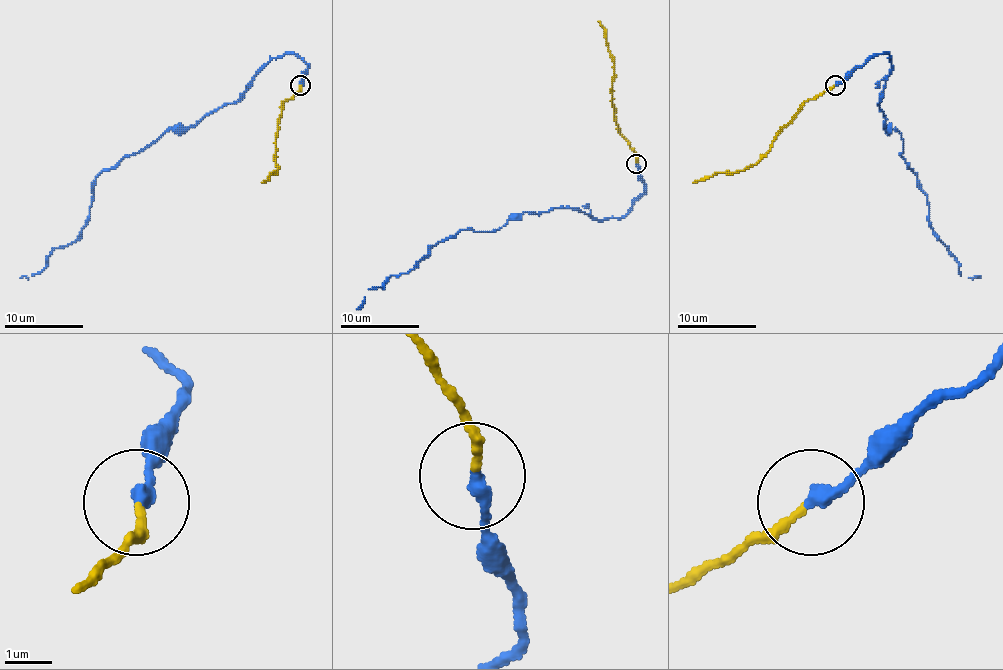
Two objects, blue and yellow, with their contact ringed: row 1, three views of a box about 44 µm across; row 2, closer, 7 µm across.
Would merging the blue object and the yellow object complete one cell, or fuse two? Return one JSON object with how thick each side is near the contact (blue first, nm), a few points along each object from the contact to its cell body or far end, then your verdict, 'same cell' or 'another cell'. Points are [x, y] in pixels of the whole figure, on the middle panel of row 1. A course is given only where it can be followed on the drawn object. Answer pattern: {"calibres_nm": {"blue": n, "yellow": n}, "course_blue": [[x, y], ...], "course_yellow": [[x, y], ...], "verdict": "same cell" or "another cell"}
{"calibres_nm": {"blue": 300, "yellow": 180}, "course_blue": [[636, 164], [644, 192], [624, 216], [525, 212], [491, 231], [459, 229], [406, 273], [368, 289], [356, 309]], "course_yellow": [[636, 162], [636, 154], [620, 132], [612, 105], [614, 57], [598, 21]], "verdict": "same cell"}

